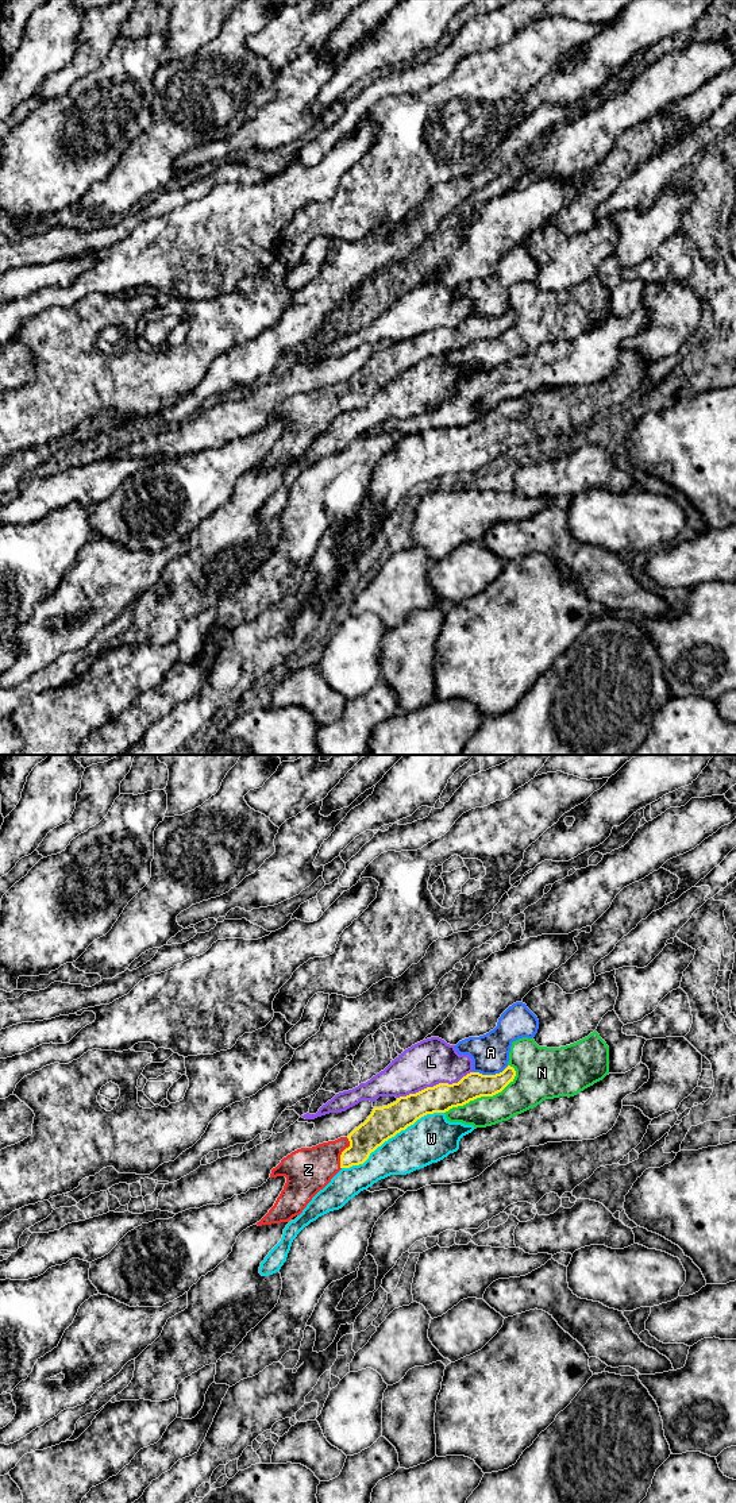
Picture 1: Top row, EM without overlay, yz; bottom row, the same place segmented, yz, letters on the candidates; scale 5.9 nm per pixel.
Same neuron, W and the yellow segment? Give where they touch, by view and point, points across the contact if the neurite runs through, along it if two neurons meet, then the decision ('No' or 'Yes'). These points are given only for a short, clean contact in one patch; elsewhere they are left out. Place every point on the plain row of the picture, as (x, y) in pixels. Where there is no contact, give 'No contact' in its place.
Touches yellow at yz (392, 380). No

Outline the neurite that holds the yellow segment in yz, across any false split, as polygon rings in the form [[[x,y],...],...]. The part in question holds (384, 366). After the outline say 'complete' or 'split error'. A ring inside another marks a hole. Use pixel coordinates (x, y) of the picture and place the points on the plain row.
[[[510,309],[496,319],[470,316],[458,327],[439,327],[416,338],[400,340],[396,346],[388,350],[374,351],[367,363],[355,371],[347,381],[340,381],[335,385],[292,396],[271,413],[270,421],[285,420],[286,427],[274,450],[259,466],[257,466],[257,469],[262,470],[289,466],[293,460],[303,456],[312,442],[323,433],[342,412],[363,408],[369,402],[370,397],[385,385],[394,381],[401,374],[405,374],[427,358],[446,357],[452,351],[463,350],[477,342],[493,340],[501,336],[510,325],[513,325],[515,320],[516,315]]]; split error

